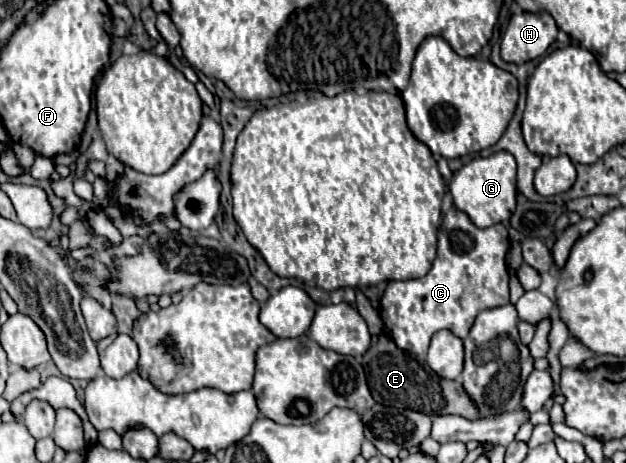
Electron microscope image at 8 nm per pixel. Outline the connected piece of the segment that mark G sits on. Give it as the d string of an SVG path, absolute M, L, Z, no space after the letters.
M495 152L487 158L473 158L461 170L455 172L449 192L453 196L453 204L457 210L465 212L477 228L489 228L499 222L507 222L511 212L515 210L515 158L509 152Z

